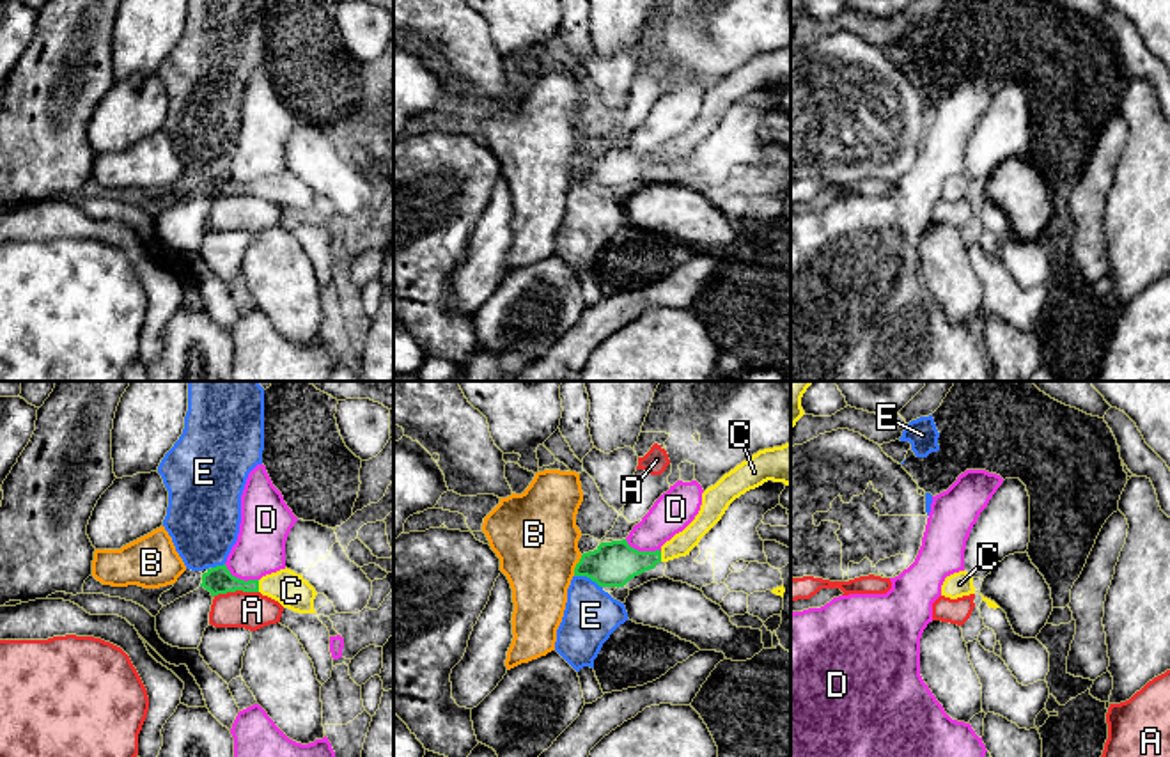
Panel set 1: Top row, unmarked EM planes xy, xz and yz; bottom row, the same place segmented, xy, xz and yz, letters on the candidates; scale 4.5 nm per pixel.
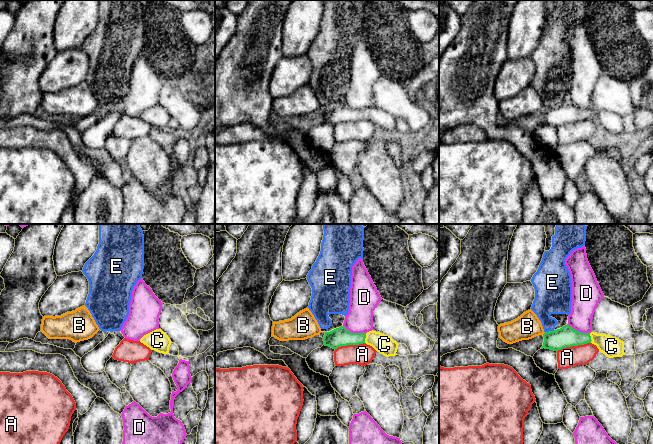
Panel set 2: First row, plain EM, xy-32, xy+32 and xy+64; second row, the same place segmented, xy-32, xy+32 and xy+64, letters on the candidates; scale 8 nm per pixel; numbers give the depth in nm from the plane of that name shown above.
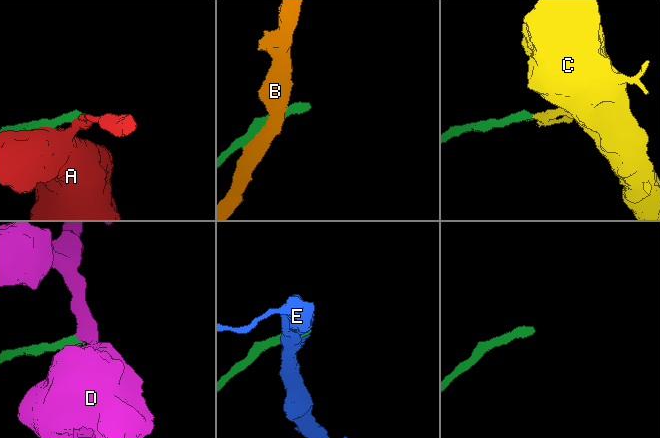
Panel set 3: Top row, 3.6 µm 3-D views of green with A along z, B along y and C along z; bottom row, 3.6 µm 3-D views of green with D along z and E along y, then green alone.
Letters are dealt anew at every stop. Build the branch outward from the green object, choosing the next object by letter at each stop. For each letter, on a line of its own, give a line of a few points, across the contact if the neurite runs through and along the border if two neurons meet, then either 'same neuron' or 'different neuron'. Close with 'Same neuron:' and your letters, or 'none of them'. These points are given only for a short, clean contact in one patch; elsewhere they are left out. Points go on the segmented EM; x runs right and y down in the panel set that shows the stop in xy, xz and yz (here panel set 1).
A: different neuron
B: different neuron
C: line xy (218, 580), (257, 585), (284, 585), (291, 591); same neuron
D: line xy (224, 564), (240, 578), (257, 580); different neuron
E: line xz (575, 575), (585, 575), (601, 587); different neuron
Same neuron: C

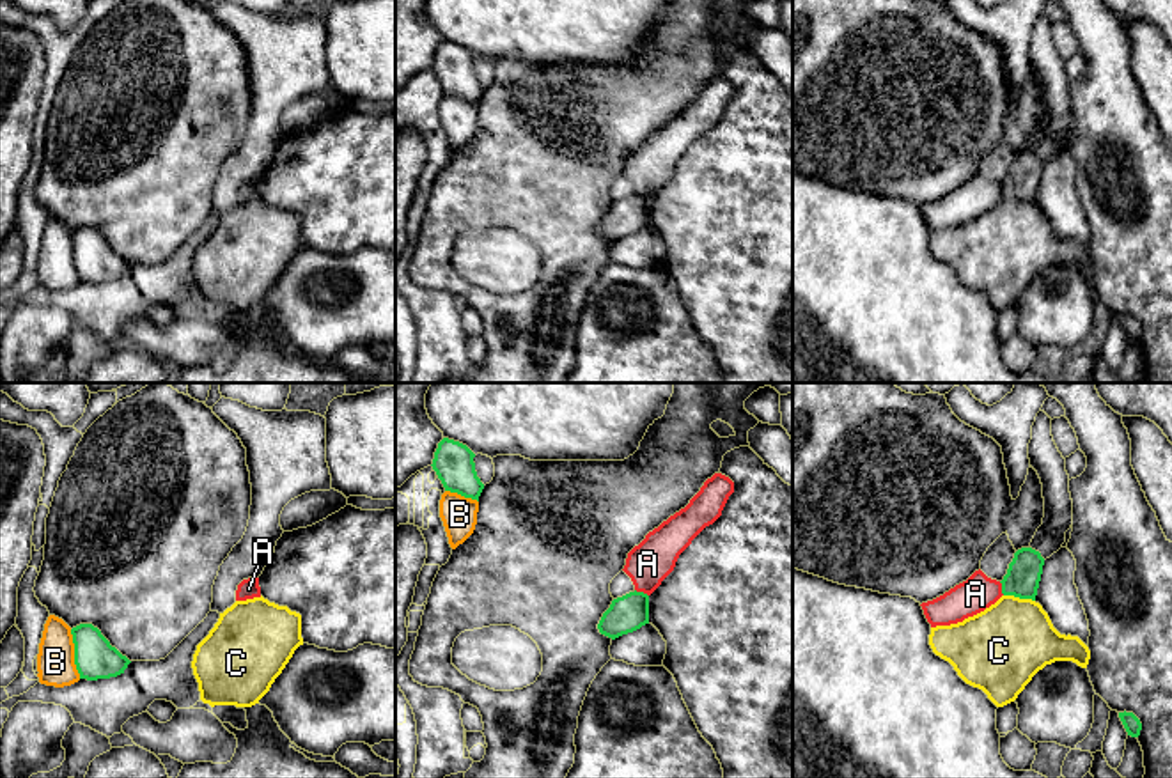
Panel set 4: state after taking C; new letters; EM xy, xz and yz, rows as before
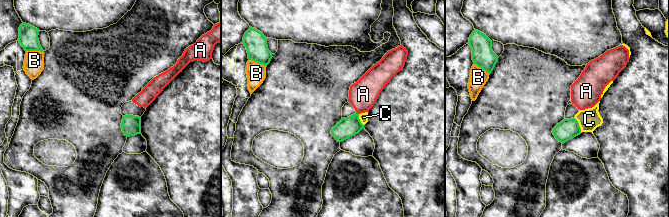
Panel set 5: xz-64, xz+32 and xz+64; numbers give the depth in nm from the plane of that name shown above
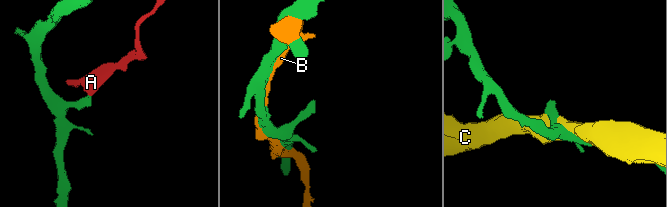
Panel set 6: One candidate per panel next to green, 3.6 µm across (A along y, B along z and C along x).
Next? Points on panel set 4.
A: line xz (635, 589), (648, 596); different neuron
B: different neuron
C: different neuron
Same neuron: none of them

